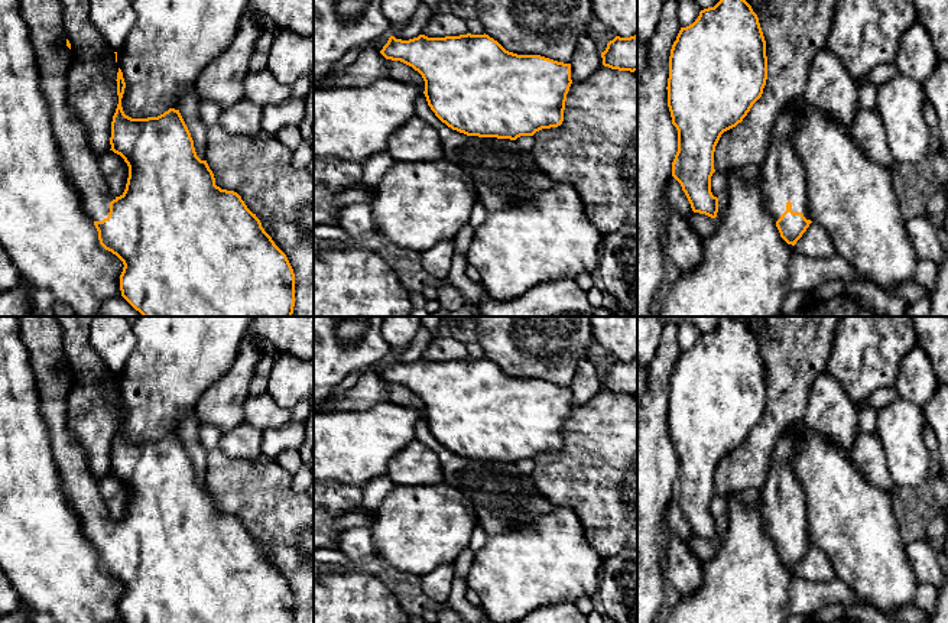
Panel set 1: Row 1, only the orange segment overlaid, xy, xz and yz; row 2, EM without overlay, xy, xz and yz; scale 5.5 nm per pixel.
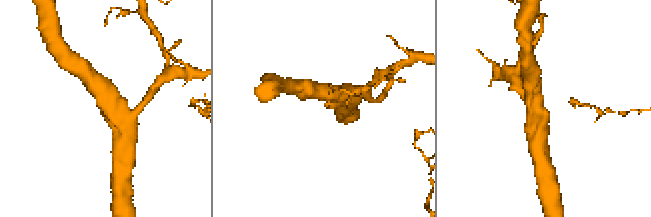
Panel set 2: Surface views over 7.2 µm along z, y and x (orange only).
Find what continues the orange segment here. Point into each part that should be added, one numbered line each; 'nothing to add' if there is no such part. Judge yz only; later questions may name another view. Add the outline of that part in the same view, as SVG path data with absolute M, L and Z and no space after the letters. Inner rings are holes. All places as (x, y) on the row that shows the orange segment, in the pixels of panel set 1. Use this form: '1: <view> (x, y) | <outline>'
1: yz (783, 179) | M803 97L798 98L779 114L767 158L762 163L764 207L775 221L786 211L788 201L792 202L793 212L802 212L806 220L811 220L806 175L792 143L792 136L798 129L798 116L805 104Z

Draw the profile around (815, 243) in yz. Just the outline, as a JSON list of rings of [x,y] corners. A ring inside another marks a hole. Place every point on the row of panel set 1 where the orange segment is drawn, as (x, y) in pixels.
[[[811,223],[806,231],[795,244],[795,252],[809,257],[832,257],[837,254],[835,247],[824,228]]]

